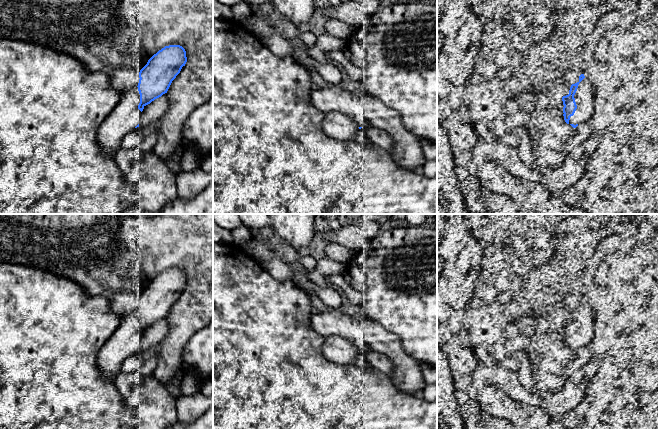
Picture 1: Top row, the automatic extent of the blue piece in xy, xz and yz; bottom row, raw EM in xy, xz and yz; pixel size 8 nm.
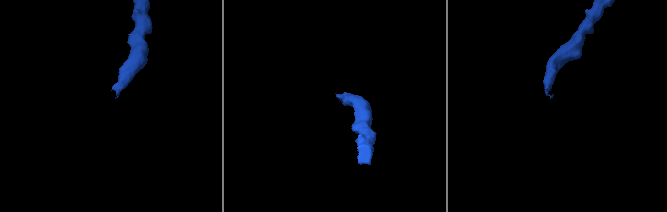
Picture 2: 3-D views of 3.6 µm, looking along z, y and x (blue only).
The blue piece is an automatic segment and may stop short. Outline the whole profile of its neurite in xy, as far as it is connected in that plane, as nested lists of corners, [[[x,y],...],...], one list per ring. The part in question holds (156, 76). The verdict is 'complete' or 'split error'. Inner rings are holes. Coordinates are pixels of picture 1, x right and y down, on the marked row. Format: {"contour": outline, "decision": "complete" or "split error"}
{"contour": [[[180,45],[165,46],[139,72],[139,83],[123,93],[119,103],[97,132],[97,142],[106,156],[114,157],[126,134],[139,127],[144,107],[167,93],[187,62]]], "decision": "split error"}

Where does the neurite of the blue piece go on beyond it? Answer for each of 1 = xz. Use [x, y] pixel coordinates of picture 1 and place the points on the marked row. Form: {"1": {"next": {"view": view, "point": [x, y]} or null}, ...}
{"1": {"next": null}}

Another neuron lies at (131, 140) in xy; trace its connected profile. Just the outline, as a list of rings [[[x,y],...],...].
[[[141,127],[134,128],[128,134],[126,134],[120,144],[120,147],[129,150],[135,147],[139,147],[141,143],[141,135],[140,135]]]

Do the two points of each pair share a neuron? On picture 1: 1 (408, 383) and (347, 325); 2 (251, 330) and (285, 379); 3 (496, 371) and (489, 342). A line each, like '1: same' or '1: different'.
1: same
2: same
3: different

